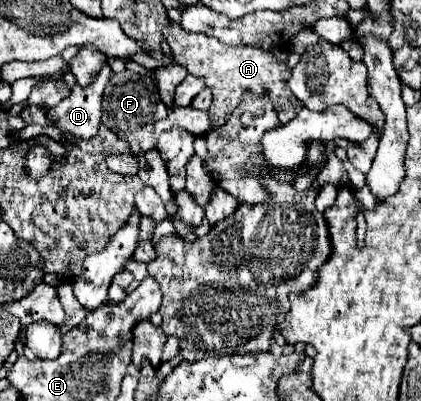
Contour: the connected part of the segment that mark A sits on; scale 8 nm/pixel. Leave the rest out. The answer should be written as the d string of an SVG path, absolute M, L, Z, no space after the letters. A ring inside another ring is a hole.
M174 21L168 25L168 45L170 45L174 61L178 65L184 65L188 69L188 73L200 75L206 79L206 87L214 95L214 103L208 111L210 113L210 129L224 125L226 119L232 115L234 107L242 101L242 95L248 91L256 93L258 97L260 95L270 97L274 109L278 111L280 125L286 125L302 109L300 101L296 101L296 97L292 95L292 91L286 85L290 71L272 53L264 53L262 49L252 49L252 47L228 47L214 37L184 31L180 27L180 23L174 23ZM214 47L222 47L222 55L220 55L220 49L216 49L218 53L214 57Z

